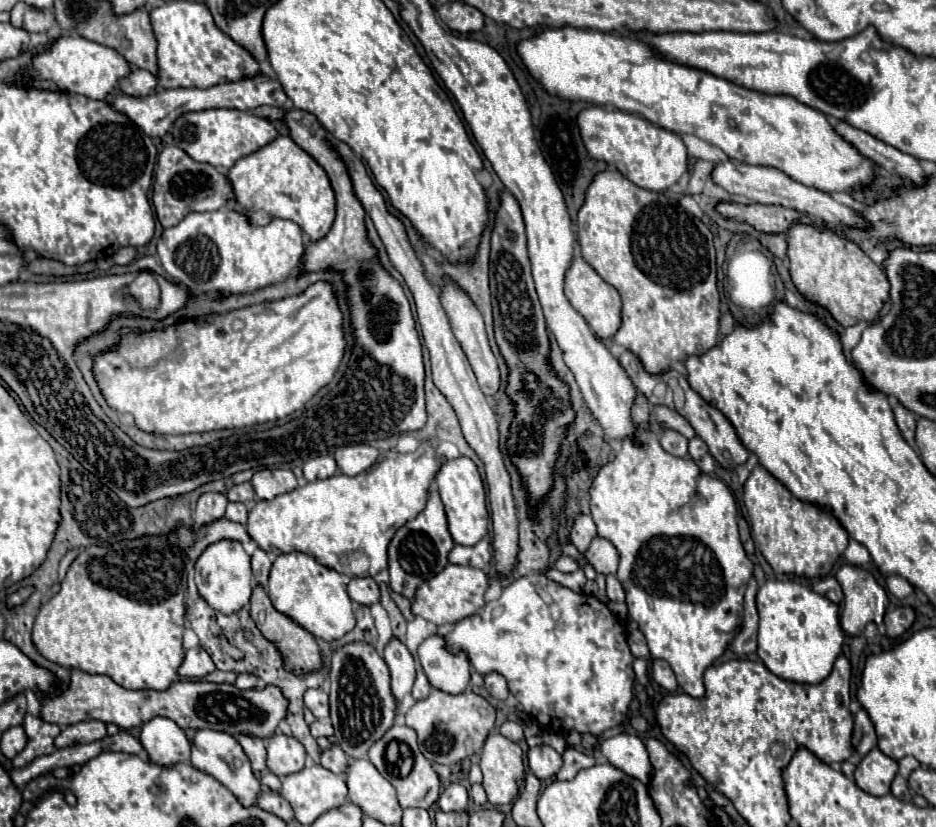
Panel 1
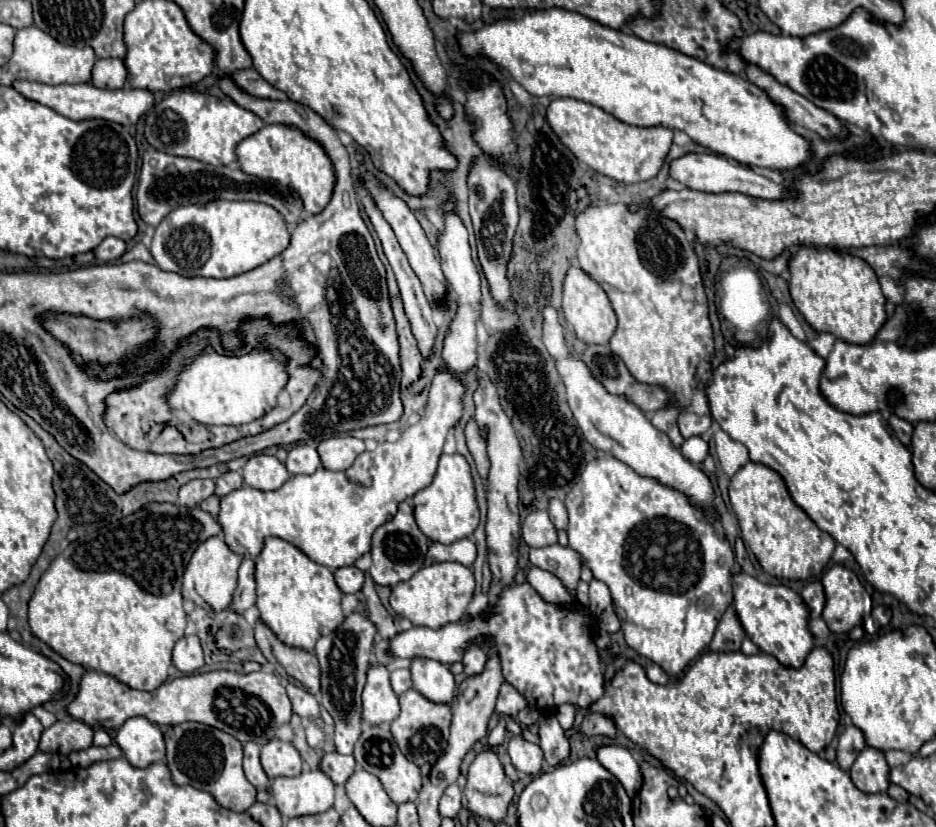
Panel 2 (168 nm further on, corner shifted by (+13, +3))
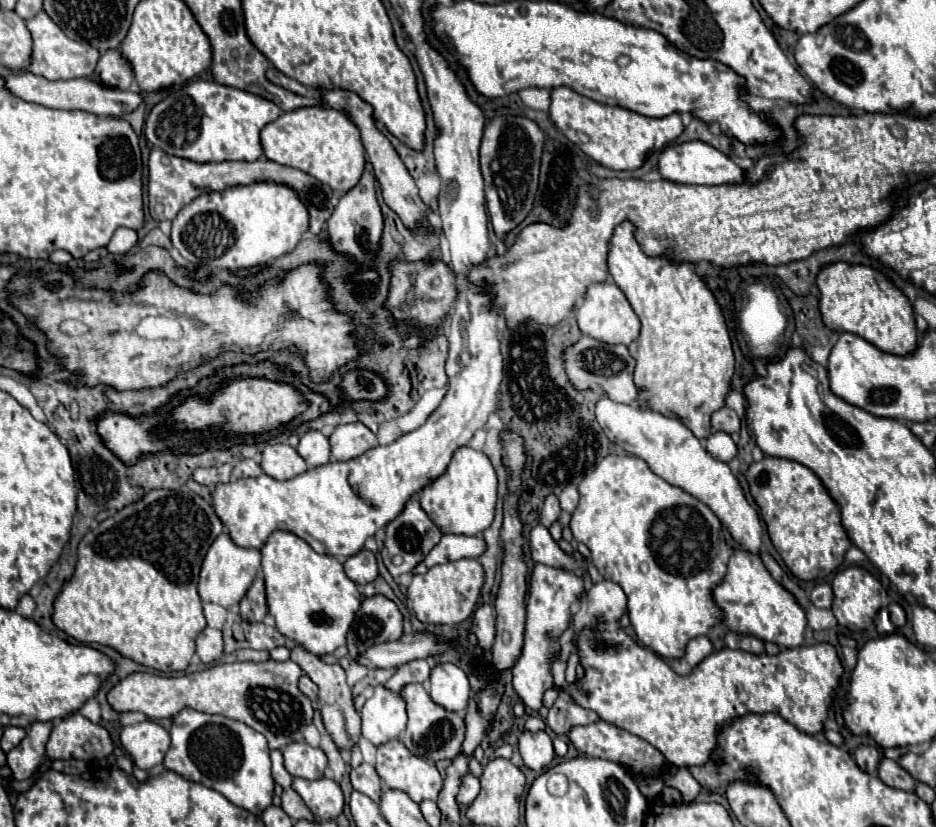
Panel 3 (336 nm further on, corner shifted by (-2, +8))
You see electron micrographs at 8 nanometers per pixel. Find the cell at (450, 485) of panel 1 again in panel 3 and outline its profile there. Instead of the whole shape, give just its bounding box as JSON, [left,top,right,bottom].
[419,447,497,535]

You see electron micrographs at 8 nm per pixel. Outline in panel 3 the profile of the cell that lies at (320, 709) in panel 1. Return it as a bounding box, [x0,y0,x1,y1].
[299,673,317,705]

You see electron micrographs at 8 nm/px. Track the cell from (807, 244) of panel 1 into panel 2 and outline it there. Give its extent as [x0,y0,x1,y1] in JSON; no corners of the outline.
[788,246,886,344]

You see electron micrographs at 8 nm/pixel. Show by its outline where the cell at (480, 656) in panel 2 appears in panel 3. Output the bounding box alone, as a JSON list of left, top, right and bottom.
[473,605,495,649]

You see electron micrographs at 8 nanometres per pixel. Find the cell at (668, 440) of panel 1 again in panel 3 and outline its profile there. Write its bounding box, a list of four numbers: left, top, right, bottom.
[609,221,733,437]

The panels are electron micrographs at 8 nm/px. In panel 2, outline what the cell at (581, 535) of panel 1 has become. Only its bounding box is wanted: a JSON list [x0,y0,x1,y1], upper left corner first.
[548,500,568,530]

